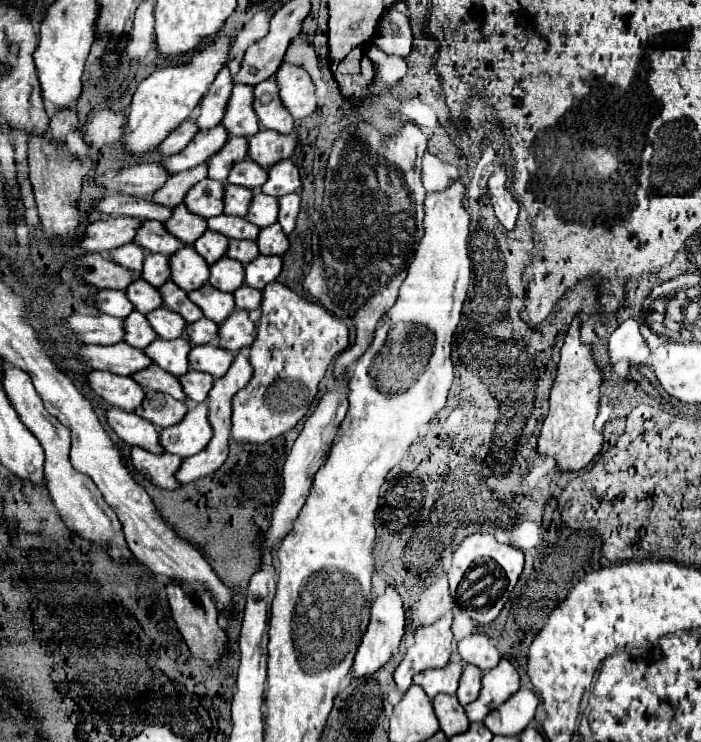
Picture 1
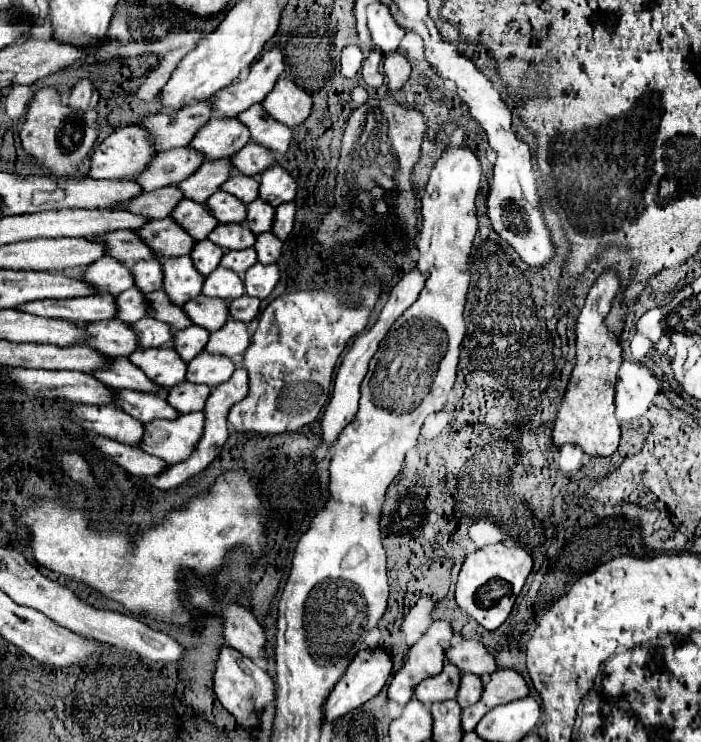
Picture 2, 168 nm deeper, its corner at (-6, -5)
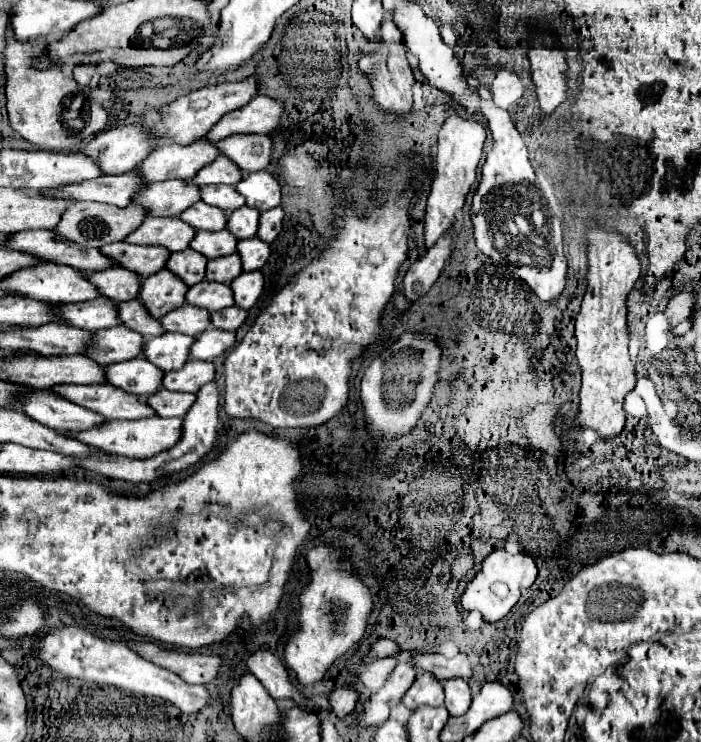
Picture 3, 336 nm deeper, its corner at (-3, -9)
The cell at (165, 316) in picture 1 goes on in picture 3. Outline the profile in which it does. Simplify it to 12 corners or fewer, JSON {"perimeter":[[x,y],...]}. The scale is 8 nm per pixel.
{"perimeter":[[124,326],[96,332],[88,352],[98,364],[138,358],[144,336]]}

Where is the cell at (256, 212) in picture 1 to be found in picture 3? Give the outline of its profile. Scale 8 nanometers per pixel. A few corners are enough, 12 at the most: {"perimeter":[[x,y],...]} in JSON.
{"perimeter":[[242,206],[230,214],[228,230],[240,240],[256,236],[260,212]]}

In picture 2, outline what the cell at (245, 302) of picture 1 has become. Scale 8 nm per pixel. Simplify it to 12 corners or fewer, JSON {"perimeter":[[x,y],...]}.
{"perimeter":[[245,294],[229,302],[229,316],[247,324],[259,314],[261,300]]}

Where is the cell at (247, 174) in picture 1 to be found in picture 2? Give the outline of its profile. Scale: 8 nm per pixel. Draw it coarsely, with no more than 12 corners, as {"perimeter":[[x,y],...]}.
{"perimeter":[[231,174],[221,190],[243,204],[259,196],[259,182]]}

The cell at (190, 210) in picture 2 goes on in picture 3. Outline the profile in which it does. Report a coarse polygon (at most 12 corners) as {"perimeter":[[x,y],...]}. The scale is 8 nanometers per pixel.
{"perimeter":[[146,218],[126,242],[186,250],[196,230],[180,218]]}

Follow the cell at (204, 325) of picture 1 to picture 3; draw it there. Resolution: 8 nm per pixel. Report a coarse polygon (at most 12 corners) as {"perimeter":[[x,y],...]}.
{"perimeter":[[166,332],[144,344],[164,372],[180,370],[194,338]]}

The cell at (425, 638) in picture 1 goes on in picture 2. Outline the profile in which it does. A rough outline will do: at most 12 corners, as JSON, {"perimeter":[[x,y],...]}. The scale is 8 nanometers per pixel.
{"perimeter":[[437,620],[411,646],[387,686],[407,704],[421,680],[443,670],[449,622]]}

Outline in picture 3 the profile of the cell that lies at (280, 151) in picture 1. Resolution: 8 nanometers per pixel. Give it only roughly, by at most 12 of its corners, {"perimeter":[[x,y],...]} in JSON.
{"perimeter":[[220,156],[192,178],[192,184],[232,184],[244,174]]}

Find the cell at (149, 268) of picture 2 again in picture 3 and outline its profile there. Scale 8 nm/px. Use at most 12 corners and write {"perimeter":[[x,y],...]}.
{"perimeter":[[122,266],[92,272],[102,296],[140,296],[142,278]]}

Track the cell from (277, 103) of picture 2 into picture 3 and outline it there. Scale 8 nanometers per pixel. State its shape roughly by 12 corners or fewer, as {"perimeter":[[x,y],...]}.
{"perimeter":[[258,94],[226,114],[208,134],[268,134],[280,126],[284,104]]}

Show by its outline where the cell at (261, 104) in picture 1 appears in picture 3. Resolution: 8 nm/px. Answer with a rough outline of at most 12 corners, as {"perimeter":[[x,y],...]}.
{"perimeter":[[232,134],[216,142],[244,172],[270,164],[272,138]]}

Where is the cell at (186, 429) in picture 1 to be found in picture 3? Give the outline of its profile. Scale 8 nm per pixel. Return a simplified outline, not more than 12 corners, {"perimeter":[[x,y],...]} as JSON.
{"perimeter":[[182,418],[110,420],[72,436],[152,458],[180,440]]}

